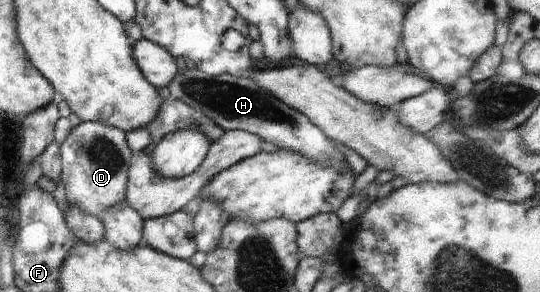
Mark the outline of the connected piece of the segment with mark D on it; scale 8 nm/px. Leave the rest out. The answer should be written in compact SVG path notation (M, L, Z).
M82 121L68 134L66 140L59 144L62 162L61 181L64 192L71 206L76 206L104 220L104 212L125 200L128 169L131 164L132 150L126 144L126 134L118 128L92 121Z

